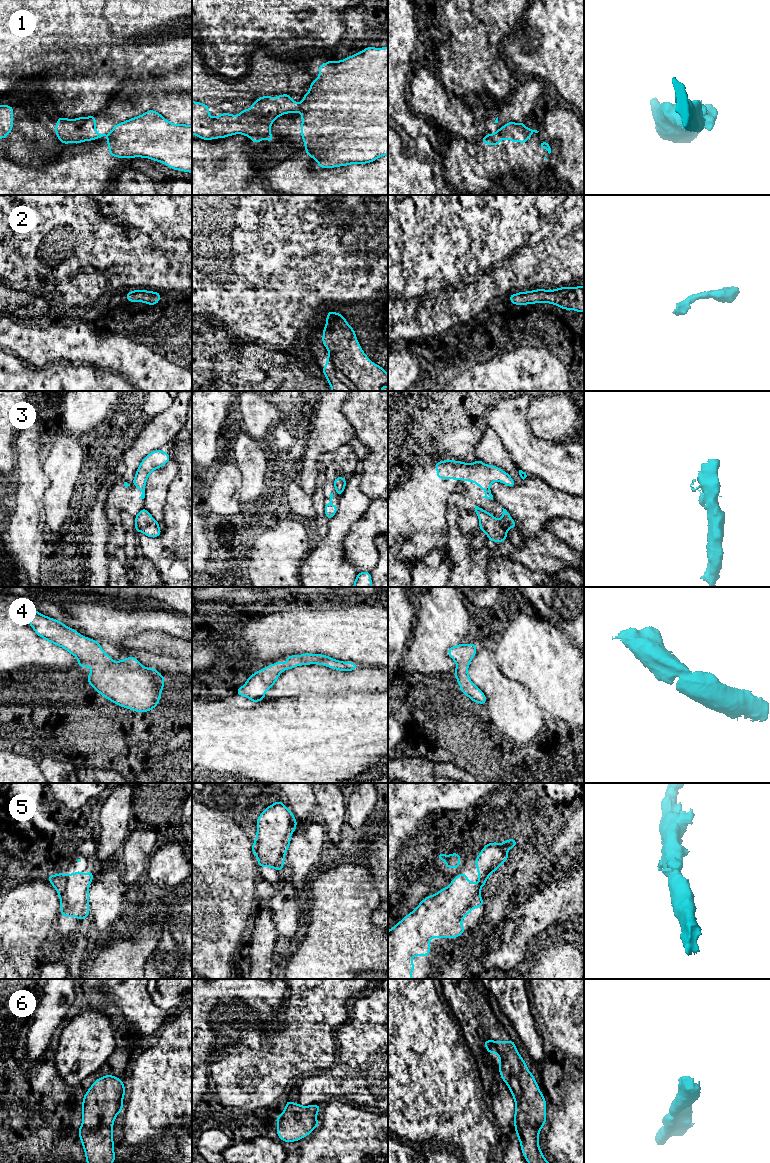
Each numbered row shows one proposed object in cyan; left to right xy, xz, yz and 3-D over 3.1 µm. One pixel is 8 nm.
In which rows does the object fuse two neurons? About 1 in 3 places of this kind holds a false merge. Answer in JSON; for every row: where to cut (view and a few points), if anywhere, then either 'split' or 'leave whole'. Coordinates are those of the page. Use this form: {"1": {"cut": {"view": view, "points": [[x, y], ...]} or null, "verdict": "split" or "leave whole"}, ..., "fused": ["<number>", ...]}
{"1": {"cut": {"view": "xz", "points": [[302, 103], [299, 108]]}, "verdict": "split"}, "2": {"cut": null, "verdict": "leave whole"}, "3": {"cut": {"view": "yz", "points": [[496, 519], [507, 530]]}, "verdict": "split"}, "4": {"cut": null, "verdict": "leave whole"}, "5": {"cut": null, "verdict": "leave whole"}, "6": {"cut": null, "verdict": "leave whole"}, "fused": ["1", "3"]}

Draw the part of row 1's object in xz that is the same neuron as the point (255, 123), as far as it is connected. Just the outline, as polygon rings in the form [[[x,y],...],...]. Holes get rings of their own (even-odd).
[[[289,94],[276,98],[262,96],[253,102],[250,109],[243,109],[238,116],[222,113],[211,118],[209,106],[192,101],[192,134],[203,140],[242,134],[248,136],[252,143],[261,142],[264,138],[272,142],[272,123],[283,114],[296,113],[301,106],[302,103],[294,102]]]

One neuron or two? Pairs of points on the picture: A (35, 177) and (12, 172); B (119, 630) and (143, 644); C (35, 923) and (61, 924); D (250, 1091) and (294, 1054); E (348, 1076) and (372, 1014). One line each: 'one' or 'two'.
A: one
B: two
C: two
D: one
E: one

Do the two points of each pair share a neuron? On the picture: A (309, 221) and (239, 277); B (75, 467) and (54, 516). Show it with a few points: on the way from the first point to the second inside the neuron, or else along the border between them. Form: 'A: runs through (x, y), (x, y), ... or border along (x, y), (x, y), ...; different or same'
A: runs through (292, 224), (256, 260); same
B: runs through (63, 479), (57, 497), (57, 504); same

